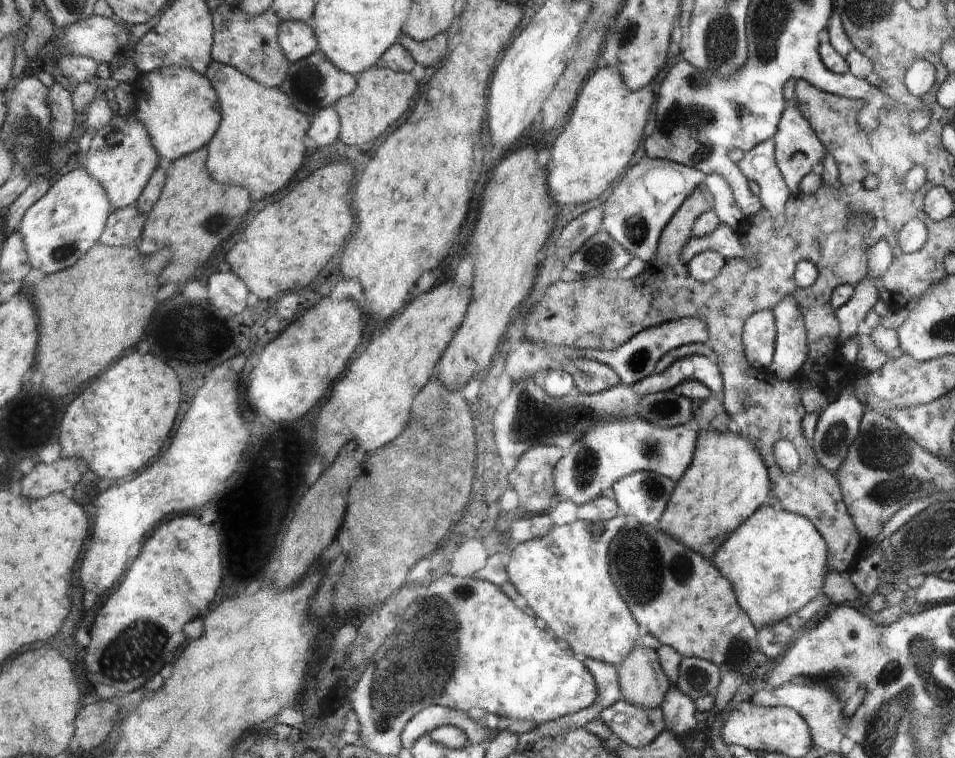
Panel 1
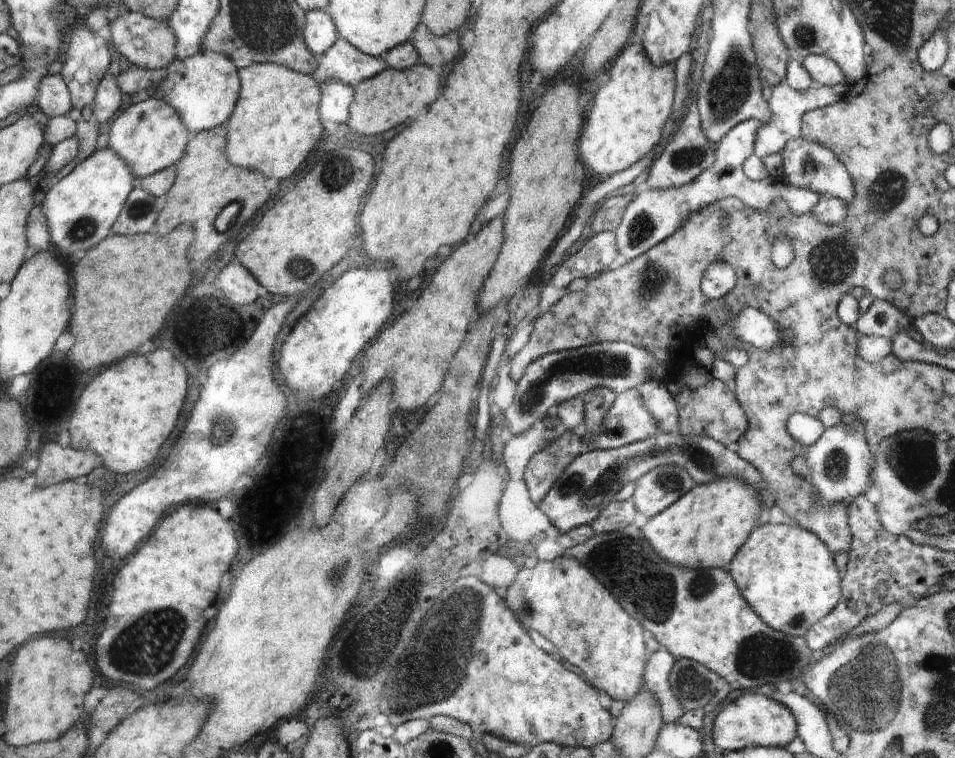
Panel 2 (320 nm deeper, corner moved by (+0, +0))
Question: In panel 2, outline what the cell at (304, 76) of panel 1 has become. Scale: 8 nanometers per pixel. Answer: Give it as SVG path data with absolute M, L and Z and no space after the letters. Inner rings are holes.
M339 38L320 58L318 69L312 78L315 81L341 80L356 87L359 82L380 74L386 62L358 50L346 39Z

